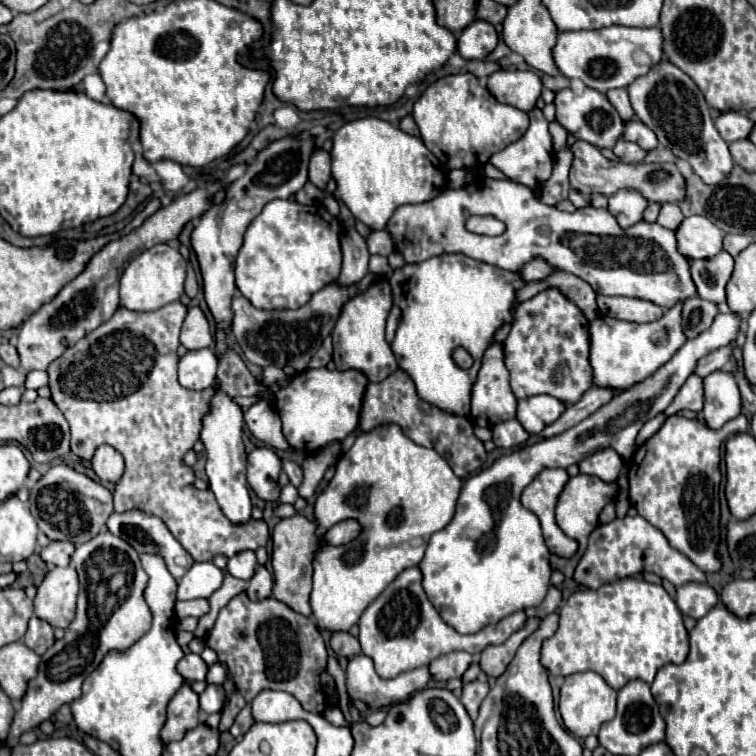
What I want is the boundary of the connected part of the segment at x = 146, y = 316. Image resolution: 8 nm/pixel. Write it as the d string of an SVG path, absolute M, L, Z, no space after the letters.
M180 301L154 313L130 313L120 307L110 321L52 361L48 375L52 399L70 423L72 453L90 460L96 447L106 443L126 459L126 473L114 489L114 509L138 507L162 517L194 561L210 561L214 555L234 557L246 549L266 547L270 533L266 523L256 519L246 525L230 525L222 517L214 493L194 489L194 471L182 463L182 455L200 437L202 413L210 403L210 389L184 389L176 377L178 333L186 311Z

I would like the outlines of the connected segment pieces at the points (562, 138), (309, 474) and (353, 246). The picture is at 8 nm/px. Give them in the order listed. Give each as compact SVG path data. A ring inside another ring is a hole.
M550 123L550 133L552 133L552 137L554 137L554 151L564 149L564 145L566 145L566 137L568 137L568 131L566 131L560 123Z
M334 443L334 445L328 445L326 449L320 449L316 455L310 455L304 461L304 465L302 465L304 467L304 481L298 487L300 497L308 499L316 493L316 487L318 487L320 479L324 477L324 471L334 463L338 451L340 451L340 443Z
M344 229L342 233L342 273L338 277L338 285L348 287L358 283L366 273L368 273L368 249L366 249L366 239L354 229Z

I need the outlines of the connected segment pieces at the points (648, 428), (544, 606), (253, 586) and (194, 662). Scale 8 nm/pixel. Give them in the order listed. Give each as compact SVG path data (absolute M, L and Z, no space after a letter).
M658 413L654 419L650 419L642 429L640 429L640 433L638 433L638 439L636 439L636 443L638 445L642 445L646 439L650 439L660 427L662 427L662 423L666 421L666 415L664 413Z
M550 587L548 589L548 595L546 595L546 599L538 605L538 607L534 607L534 609L528 609L526 613L528 615L536 615L536 617L546 617L546 615L552 615L552 613L556 613L558 611L558 607L560 607L560 601L562 601L562 593L556 589L556 587Z
M258 565L254 577L248 581L246 593L250 599L266 599L272 595L272 585L274 585L272 573L264 565Z
M188 653L178 663L178 673L182 673L182 677L186 681L206 681L208 665L206 665L206 661L200 655Z

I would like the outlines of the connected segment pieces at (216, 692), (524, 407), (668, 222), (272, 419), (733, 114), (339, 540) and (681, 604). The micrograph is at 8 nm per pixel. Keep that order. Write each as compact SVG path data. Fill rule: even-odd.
M208 685L206 691L200 695L200 709L204 713L216 713L224 705L226 691L222 685Z
M534 395L524 401L518 401L518 421L528 433L540 433L544 427L552 425L562 413L564 405L550 395Z
M664 203L660 205L660 223L666 227L666 229L678 229L678 225L684 221L684 215L682 215L682 209L674 203Z
M258 401L248 411L244 411L244 421L256 439L260 439L276 449L292 451L290 445L286 443L284 435L272 435L272 433L280 431L280 417L278 417L276 407L272 403Z
M728 111L722 113L716 121L714 121L720 137L726 143L738 141L738 139L746 139L750 135L750 129L754 127L754 123L746 117L746 113L738 113L738 111Z
M346 519L328 531L324 541L328 541L330 545L344 545L344 543L354 541L360 533L362 533L362 525L356 519Z
M684 583L676 587L676 605L684 615L694 619L704 617L718 601L716 591L708 583Z

